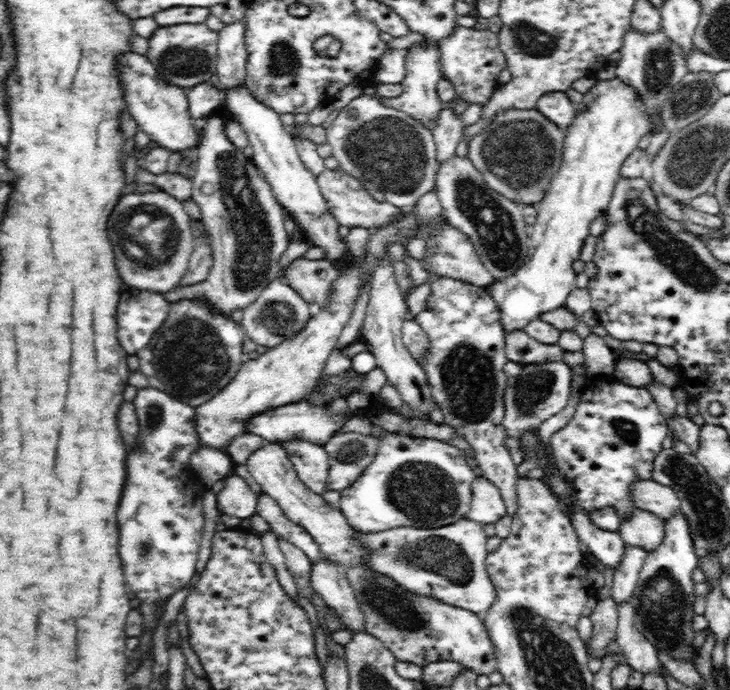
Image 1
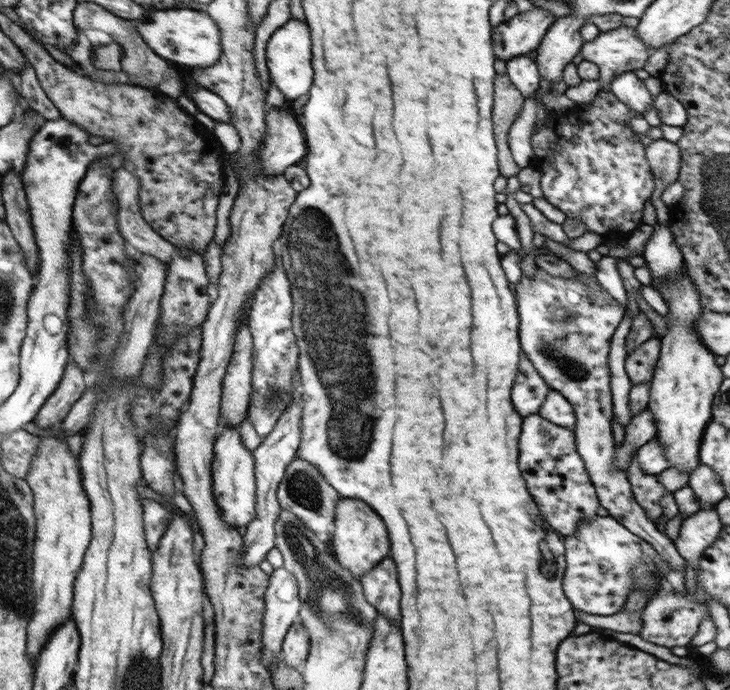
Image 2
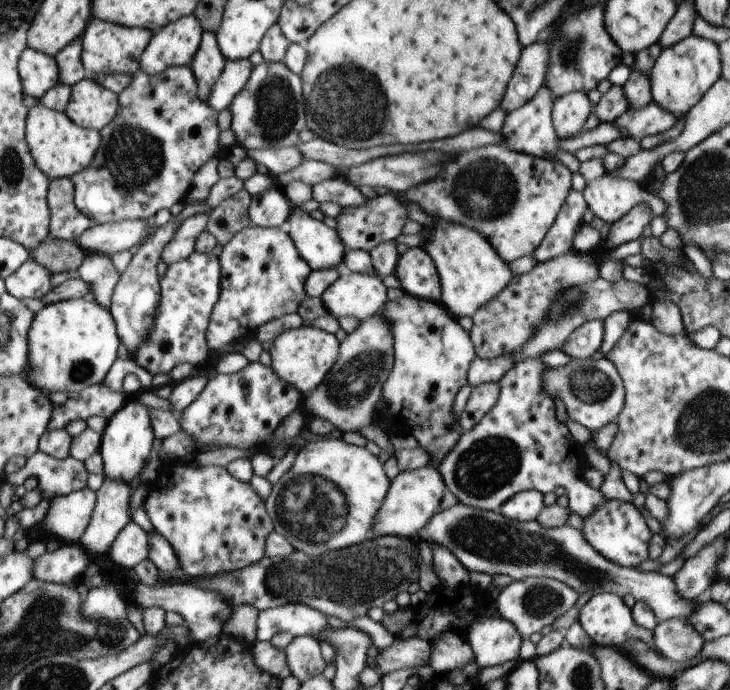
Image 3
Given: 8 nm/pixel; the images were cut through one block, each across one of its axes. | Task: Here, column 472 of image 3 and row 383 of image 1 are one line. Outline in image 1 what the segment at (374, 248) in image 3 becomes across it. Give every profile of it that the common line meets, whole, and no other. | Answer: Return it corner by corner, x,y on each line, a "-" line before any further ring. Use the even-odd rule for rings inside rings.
180,300
172,303
167,319
148,346
137,352
139,371
149,380
150,387
197,407
212,400
240,371
246,340
241,323
218,313
206,300

